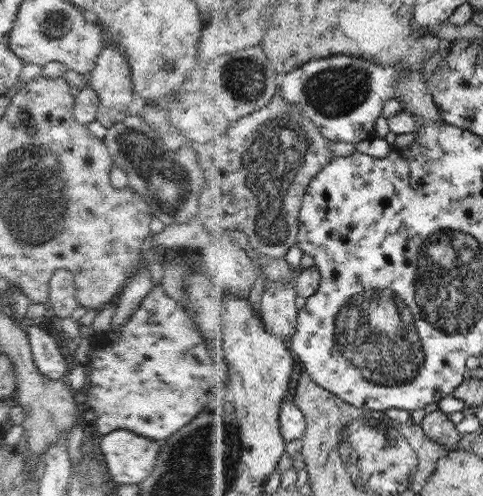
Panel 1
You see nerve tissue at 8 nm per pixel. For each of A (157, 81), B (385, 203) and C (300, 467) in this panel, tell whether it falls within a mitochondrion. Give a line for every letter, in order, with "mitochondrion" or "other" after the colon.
A: other
B: other
C: other

